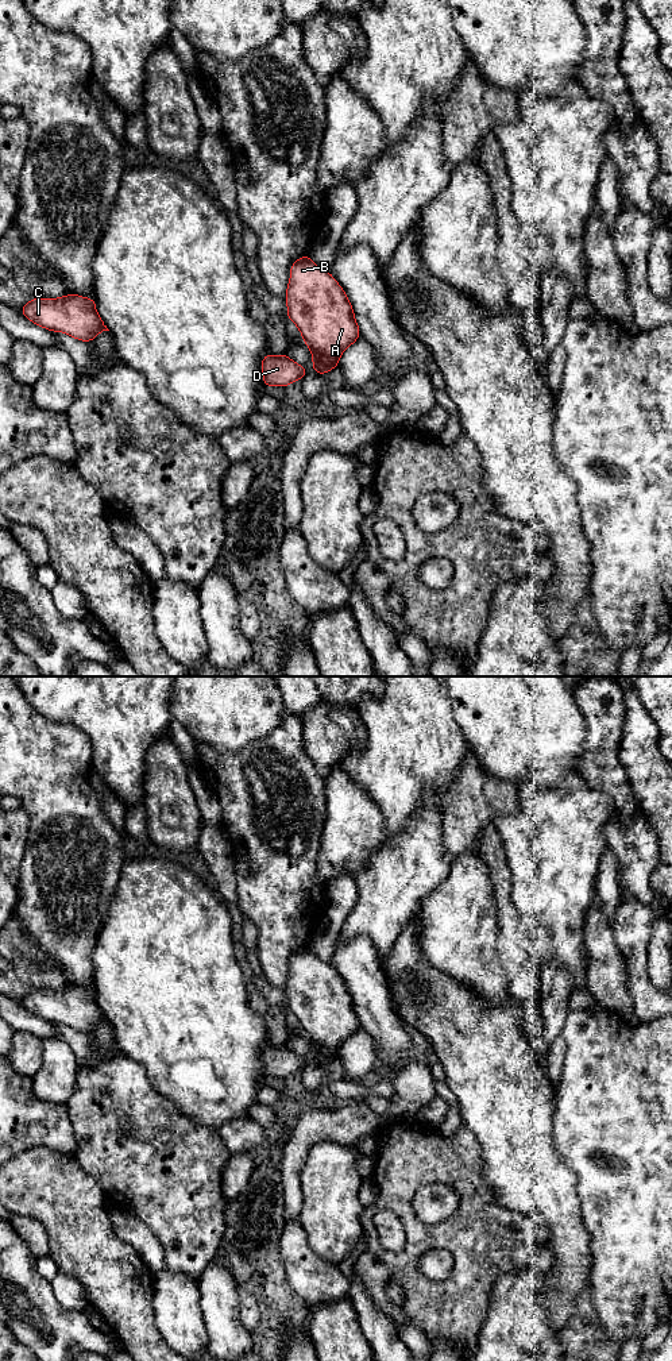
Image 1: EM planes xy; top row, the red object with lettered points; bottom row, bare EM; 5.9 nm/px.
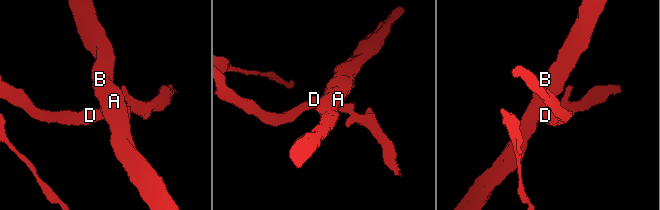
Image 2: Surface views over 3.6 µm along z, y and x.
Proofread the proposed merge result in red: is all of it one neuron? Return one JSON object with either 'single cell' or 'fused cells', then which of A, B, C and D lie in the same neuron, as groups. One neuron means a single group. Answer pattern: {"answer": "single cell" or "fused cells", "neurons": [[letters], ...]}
{"answer": "fused cells", "neurons": [["A", "B"], ["C", "D"]]}

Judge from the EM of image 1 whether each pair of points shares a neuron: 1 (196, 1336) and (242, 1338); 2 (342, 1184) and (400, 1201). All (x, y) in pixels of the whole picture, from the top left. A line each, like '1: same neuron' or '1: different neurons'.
1: different neurons
2: different neurons

